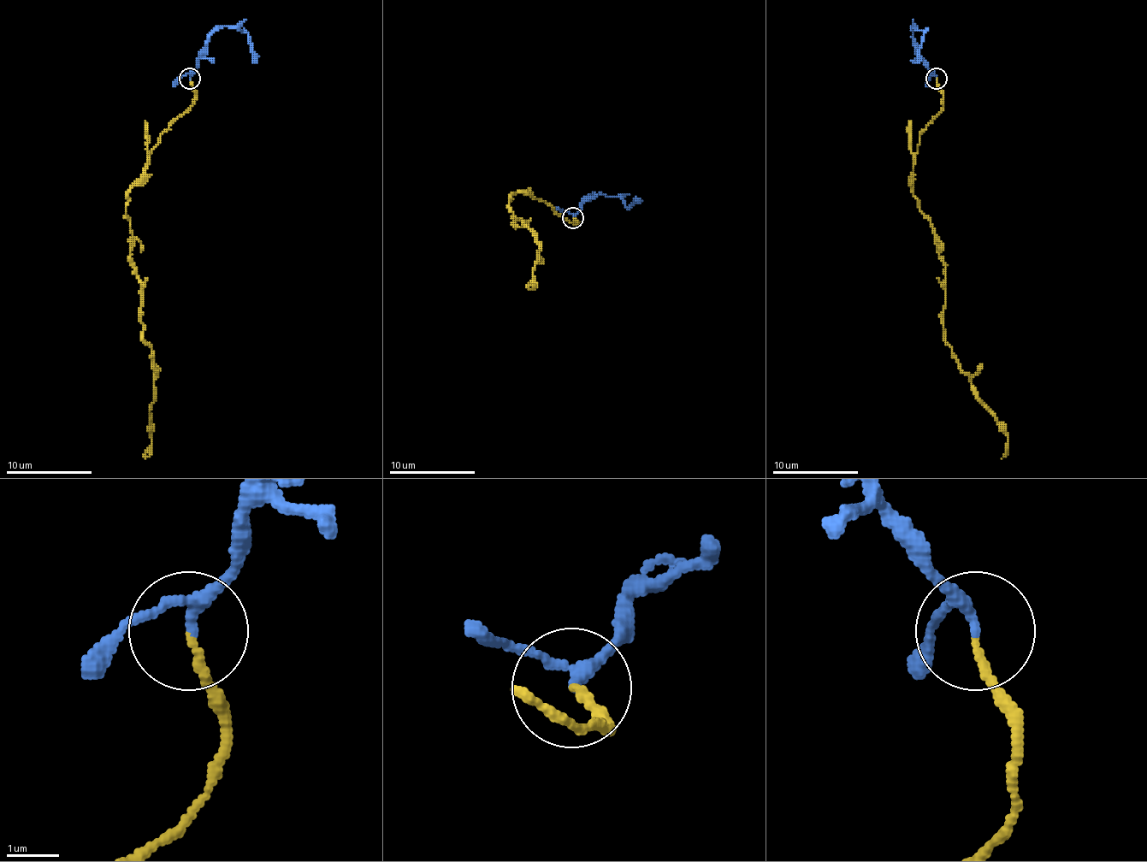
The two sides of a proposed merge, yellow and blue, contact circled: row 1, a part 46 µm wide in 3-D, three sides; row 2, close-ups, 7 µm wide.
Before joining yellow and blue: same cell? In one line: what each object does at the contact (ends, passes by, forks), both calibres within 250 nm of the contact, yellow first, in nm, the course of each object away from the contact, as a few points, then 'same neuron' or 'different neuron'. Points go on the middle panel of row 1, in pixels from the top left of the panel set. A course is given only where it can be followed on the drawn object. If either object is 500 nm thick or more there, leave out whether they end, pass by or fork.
yellow ends | blue passes by | 140/200 nm | yellow via (573, 218), (577, 225), (530, 194), (511, 194), (513, 220), (535, 233), (539, 248), (535, 289), (528, 282) | blue via (573, 218), (593, 194), (618, 197), (629, 207), (640, 198) | same neuron

